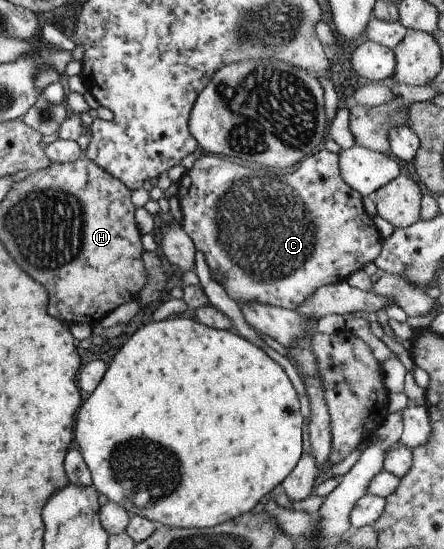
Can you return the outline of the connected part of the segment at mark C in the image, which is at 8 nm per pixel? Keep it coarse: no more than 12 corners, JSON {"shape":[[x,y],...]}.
{"shape":[[322,150],[204,153],[181,228],[240,303],[296,311],[381,237]]}

